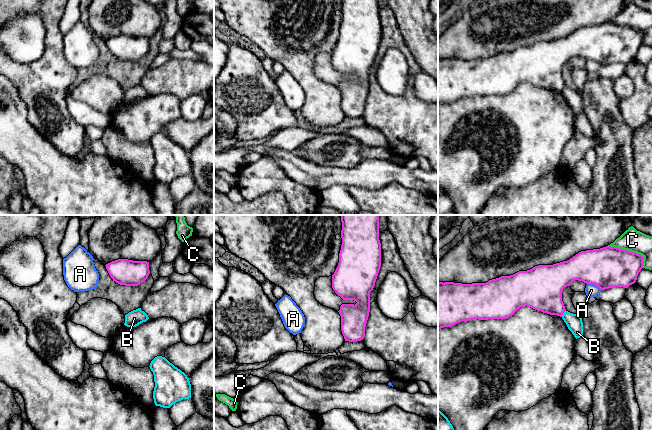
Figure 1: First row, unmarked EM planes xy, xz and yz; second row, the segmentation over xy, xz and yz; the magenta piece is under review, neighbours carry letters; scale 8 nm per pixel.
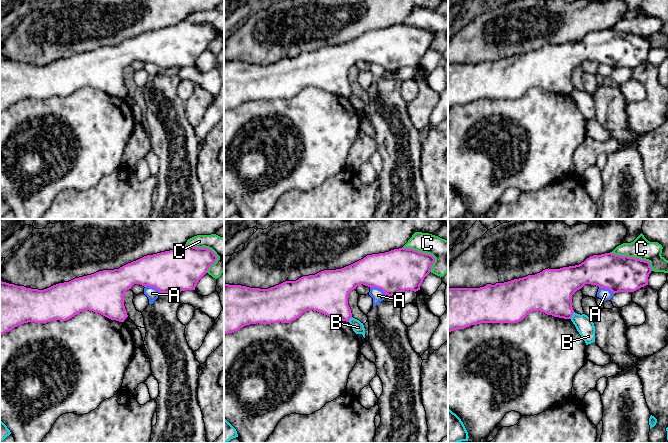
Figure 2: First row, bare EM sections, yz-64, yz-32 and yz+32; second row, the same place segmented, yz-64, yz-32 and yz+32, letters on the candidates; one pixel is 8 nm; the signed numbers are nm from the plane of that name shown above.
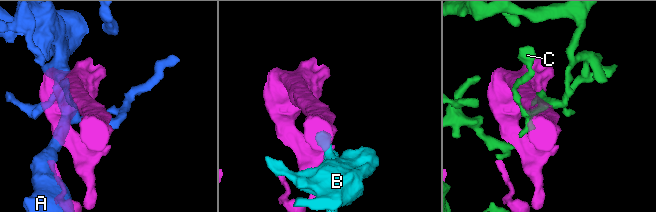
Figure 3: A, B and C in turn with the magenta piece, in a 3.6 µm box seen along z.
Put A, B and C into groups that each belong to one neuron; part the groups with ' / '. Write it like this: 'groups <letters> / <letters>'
groups A / B / C

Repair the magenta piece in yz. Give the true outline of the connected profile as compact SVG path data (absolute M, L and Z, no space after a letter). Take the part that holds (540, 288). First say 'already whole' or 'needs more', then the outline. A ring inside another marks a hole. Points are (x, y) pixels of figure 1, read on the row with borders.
already whole; M606 246L581 251L567 261L553 265L538 265L530 270L501 276L486 283L438 282L438 330L474 319L507 319L524 306L562 317L566 311L562 301L562 291L573 281L594 284L601 290L615 287L628 288L636 282L643 268L643 260L644 257L640 254Z

